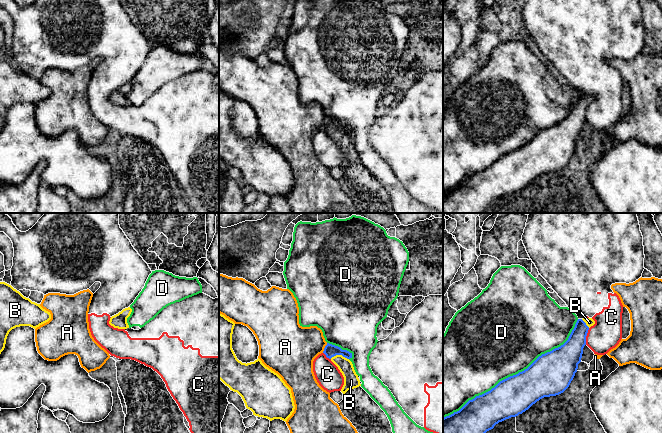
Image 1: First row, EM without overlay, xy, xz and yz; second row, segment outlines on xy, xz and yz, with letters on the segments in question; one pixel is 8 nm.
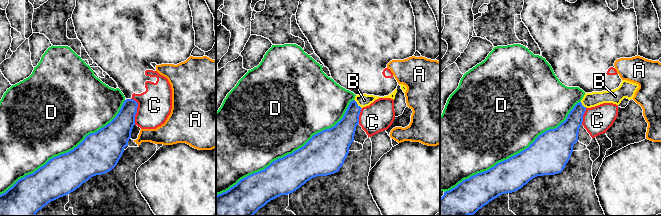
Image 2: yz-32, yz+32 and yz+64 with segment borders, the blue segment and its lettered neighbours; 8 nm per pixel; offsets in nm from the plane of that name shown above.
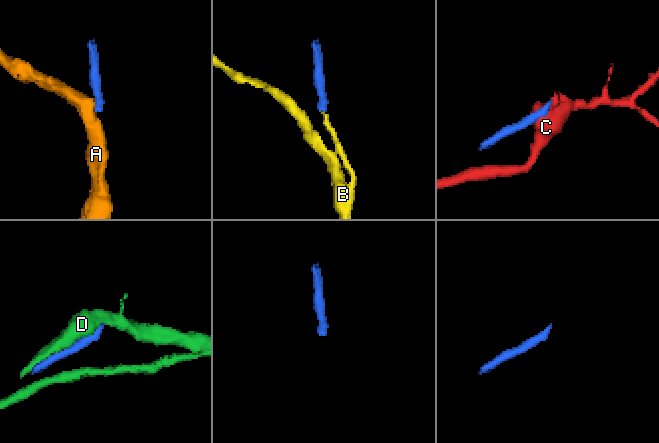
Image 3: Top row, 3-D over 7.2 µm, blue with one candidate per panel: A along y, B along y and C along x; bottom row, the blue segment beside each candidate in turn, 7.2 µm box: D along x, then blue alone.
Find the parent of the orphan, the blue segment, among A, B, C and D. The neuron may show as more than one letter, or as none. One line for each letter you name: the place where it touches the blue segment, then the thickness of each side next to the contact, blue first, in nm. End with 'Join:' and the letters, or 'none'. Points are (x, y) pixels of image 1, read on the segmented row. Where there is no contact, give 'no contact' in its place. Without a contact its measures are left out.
B: contact xz (339, 354); calibres 100 and 120 nm
Join: B

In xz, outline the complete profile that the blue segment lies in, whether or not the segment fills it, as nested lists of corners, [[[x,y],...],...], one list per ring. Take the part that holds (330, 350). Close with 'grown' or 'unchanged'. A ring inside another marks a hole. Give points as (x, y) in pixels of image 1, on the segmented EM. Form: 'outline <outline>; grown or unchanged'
outline [[[329,343],[325,346],[323,353],[338,367],[344,377],[344,385],[341,389],[343,394],[348,390],[361,386],[353,364],[349,360],[352,358],[352,353]]]; grown

